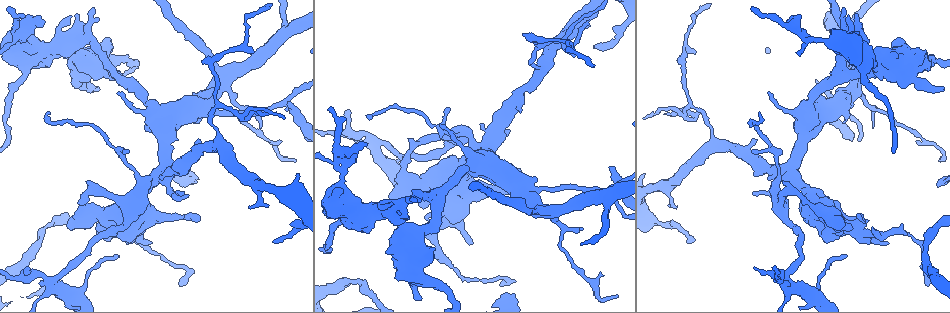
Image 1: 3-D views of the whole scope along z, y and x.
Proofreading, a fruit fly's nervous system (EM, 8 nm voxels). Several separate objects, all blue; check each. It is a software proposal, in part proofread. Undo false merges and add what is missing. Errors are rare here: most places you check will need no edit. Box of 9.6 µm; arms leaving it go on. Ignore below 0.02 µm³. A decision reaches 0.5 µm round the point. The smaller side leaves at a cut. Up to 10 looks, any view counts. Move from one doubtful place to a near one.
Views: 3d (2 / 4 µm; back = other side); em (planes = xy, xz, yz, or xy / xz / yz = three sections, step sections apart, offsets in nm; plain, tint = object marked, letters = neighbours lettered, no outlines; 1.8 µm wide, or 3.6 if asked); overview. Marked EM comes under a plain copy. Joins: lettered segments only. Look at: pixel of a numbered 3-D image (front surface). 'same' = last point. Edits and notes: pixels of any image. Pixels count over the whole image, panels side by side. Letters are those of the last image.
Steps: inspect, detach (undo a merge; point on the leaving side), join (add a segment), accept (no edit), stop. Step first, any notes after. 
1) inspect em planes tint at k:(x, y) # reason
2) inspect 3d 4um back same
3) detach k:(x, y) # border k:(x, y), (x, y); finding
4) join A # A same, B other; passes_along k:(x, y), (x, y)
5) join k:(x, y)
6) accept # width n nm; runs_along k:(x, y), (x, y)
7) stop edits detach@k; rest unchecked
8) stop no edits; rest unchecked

inspect em 3.6um planes letters at 1:(786, 276) # four arms meet

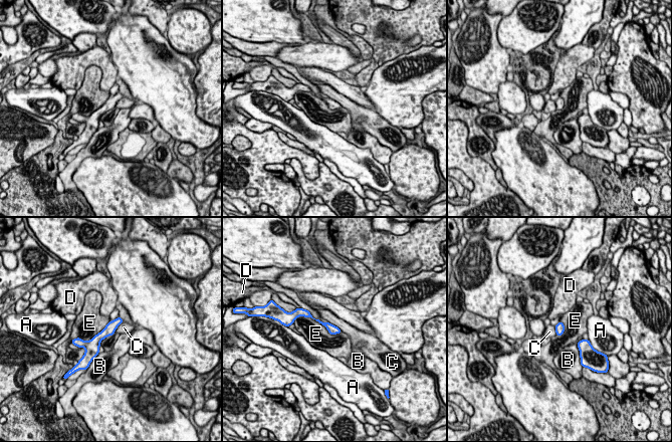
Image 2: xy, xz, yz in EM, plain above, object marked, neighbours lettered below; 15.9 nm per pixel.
accept # longest_contact E 700 nm; A other, B other, C other, D other, E other; border 2:(327, 321), (342, 330); one neuron here

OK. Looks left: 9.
inspect 3d 4um at 1:(811, 195) # a narrow waist

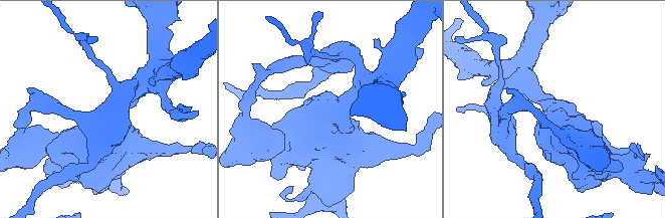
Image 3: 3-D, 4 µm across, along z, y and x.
inspect em planes letters at 3:(332, 113) # arms 3; arm_widths 260, 460, 550 nm

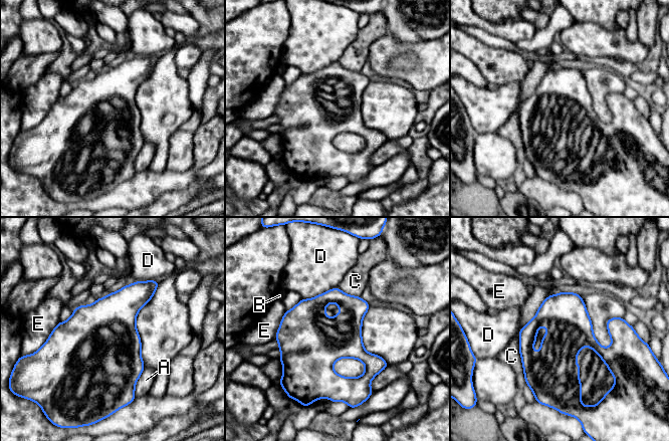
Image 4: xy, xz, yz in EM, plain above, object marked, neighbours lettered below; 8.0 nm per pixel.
accept # longest_contact C 420 nm; A other, B other, C other, D other, E other; border 4:(518, 333), (518, 351), (526, 384); continuous, no second neuron

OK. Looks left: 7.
inspect 3d 2um at 1:(180, 285) # long arm stops here

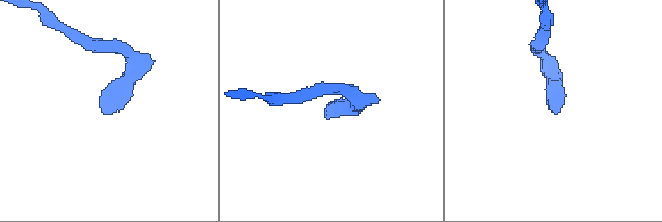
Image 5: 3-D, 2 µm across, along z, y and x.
inspect em planes letters at 5:(102, 107)

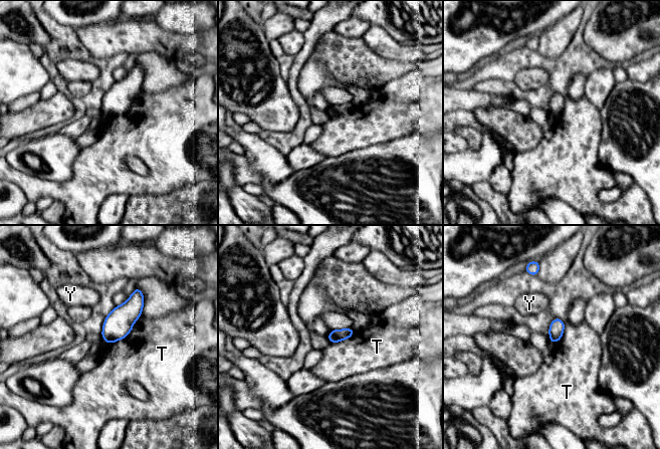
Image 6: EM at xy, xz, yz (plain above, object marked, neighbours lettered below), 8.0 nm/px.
accept # width 100 nm; T other, Y other; border 6:(141, 314), (124, 338), (104, 343); no lettered segment goes on from it

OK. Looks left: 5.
inspect 3d 4um at 1:(352, 215)

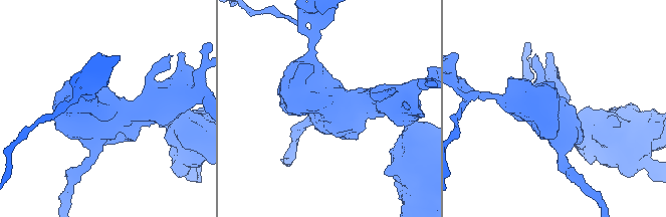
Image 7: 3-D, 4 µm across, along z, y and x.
inspect em 3.6um xz step 8 tint at 7:(325, 109)

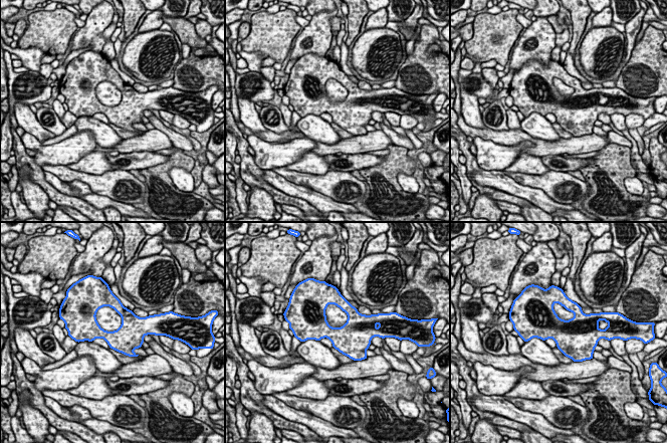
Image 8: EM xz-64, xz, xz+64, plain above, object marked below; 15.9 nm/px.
inspect em 3.6um xz step 8 letters same

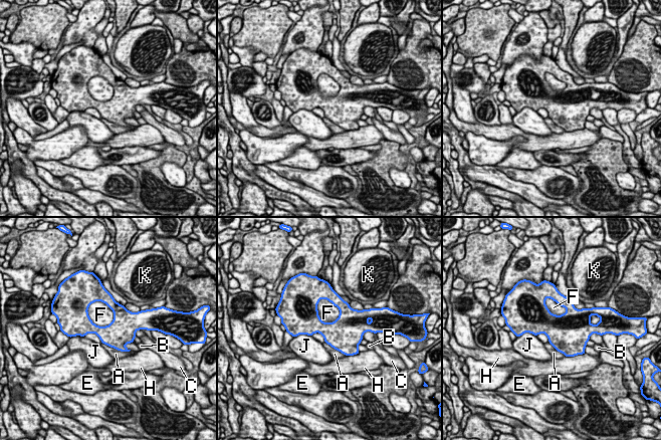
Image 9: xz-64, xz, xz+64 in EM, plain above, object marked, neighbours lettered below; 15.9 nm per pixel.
accept # A other, B other, C other, E other, F other, H other, J other, K other; border 9:(86, 308), (98, 325), (114, 319); one neuron here

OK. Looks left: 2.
stop no edits; rest unchecked

